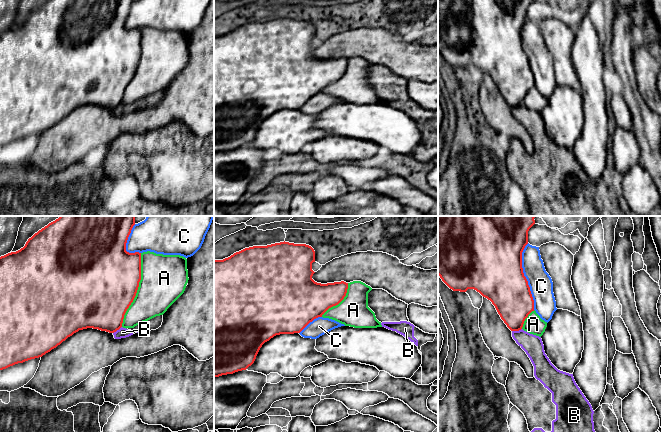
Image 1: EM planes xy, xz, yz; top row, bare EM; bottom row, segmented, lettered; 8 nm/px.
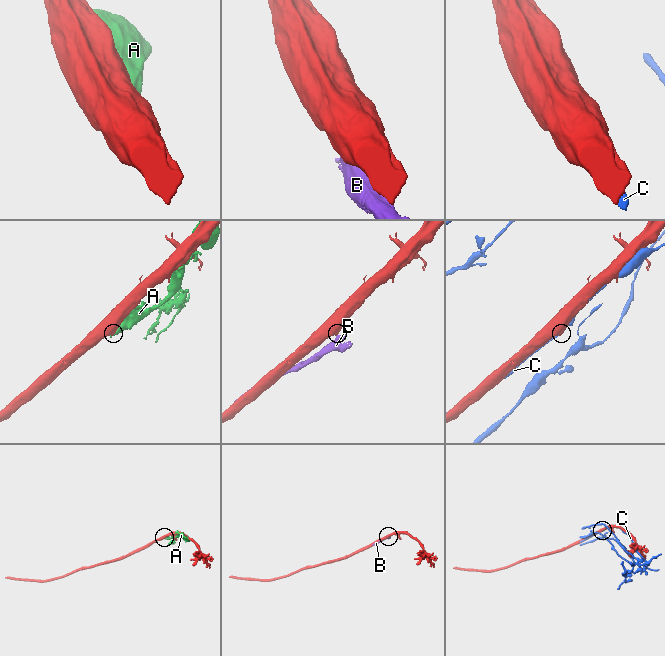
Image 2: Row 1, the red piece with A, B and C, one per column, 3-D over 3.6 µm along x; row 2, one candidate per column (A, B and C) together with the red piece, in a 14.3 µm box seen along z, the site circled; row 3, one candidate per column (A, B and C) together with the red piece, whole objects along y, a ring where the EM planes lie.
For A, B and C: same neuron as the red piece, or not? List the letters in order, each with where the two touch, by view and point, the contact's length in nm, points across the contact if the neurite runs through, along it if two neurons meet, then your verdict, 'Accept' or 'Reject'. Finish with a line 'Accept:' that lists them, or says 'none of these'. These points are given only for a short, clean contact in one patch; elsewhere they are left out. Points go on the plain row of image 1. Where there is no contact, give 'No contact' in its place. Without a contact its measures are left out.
A: Touches red at xy (137, 65). Shared border 600 nm. Reject
B: Touches red at yz (516, 106). Shared border 80 nm. Reject
C: Touches red at yz (524, 52). Shared border 550 nm. Reject
Accept: none of these

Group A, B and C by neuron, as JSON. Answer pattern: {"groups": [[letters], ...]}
{"groups": [["A"], ["B"], ["C"]]}

